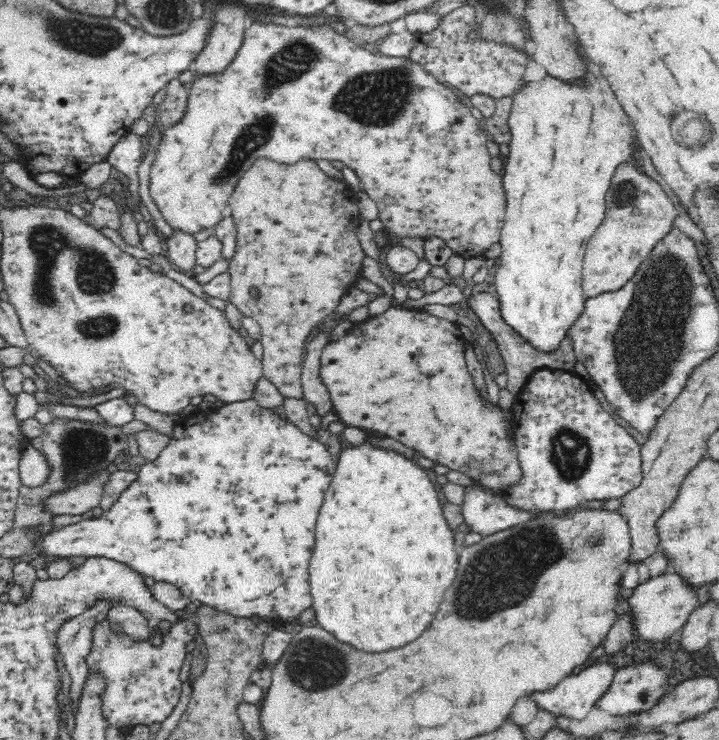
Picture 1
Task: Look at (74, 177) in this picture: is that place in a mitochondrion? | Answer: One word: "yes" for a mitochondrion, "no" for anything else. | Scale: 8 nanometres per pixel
no

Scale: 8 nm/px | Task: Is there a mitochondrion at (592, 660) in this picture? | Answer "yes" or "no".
no

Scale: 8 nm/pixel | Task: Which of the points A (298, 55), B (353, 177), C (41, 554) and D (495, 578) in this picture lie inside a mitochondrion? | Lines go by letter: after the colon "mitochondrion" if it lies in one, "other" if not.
A: mitochondrion
B: other
C: other
D: mitochondrion

